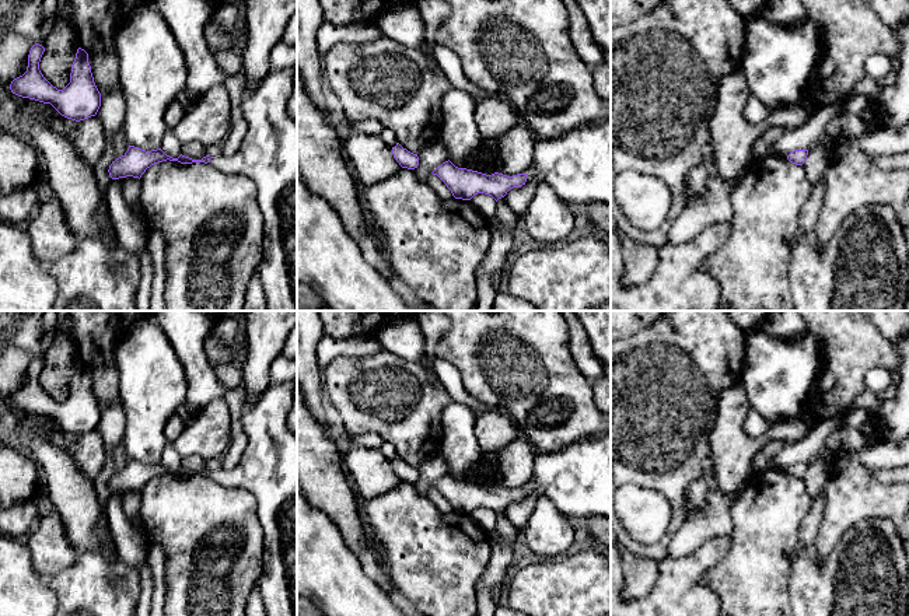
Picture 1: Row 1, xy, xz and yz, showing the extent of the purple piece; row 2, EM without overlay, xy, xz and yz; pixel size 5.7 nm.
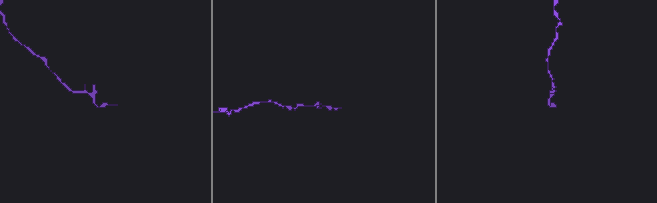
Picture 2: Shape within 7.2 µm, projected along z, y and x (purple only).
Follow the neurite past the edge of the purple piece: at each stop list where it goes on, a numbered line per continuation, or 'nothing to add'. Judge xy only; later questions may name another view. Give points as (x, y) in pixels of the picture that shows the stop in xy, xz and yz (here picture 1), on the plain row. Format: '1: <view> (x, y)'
1: xy (268, 469)

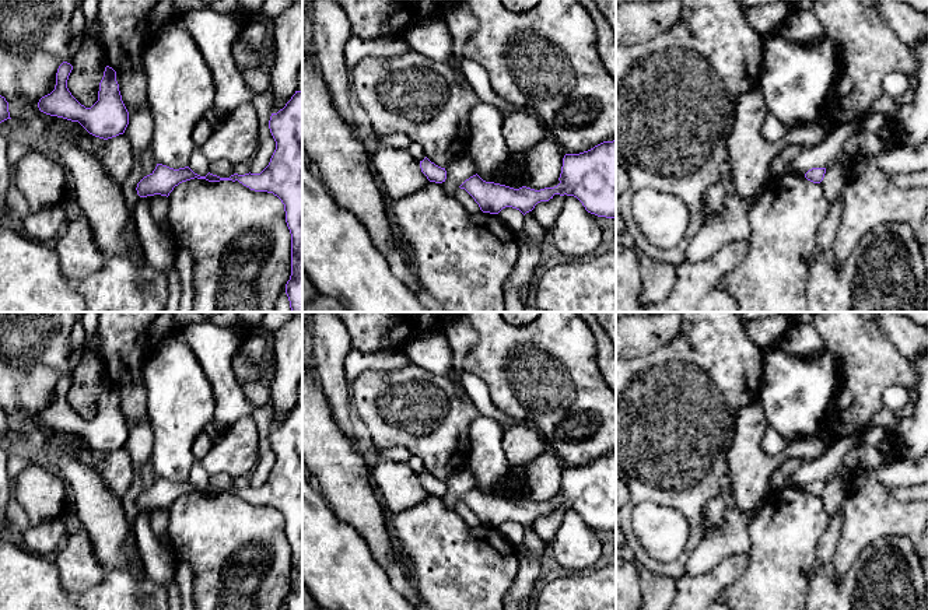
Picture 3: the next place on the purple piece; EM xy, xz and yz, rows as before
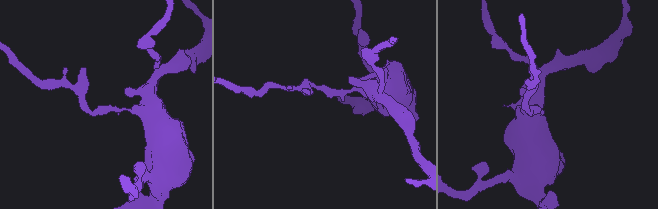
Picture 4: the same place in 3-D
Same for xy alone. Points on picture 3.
nothing to add

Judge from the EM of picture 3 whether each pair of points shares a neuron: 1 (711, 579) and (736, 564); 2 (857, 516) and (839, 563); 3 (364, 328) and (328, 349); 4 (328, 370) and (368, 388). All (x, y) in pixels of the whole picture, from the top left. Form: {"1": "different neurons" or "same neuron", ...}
{"1": "same neuron", "2": "same neuron", "3": "different neurons", "4": "different neurons"}

